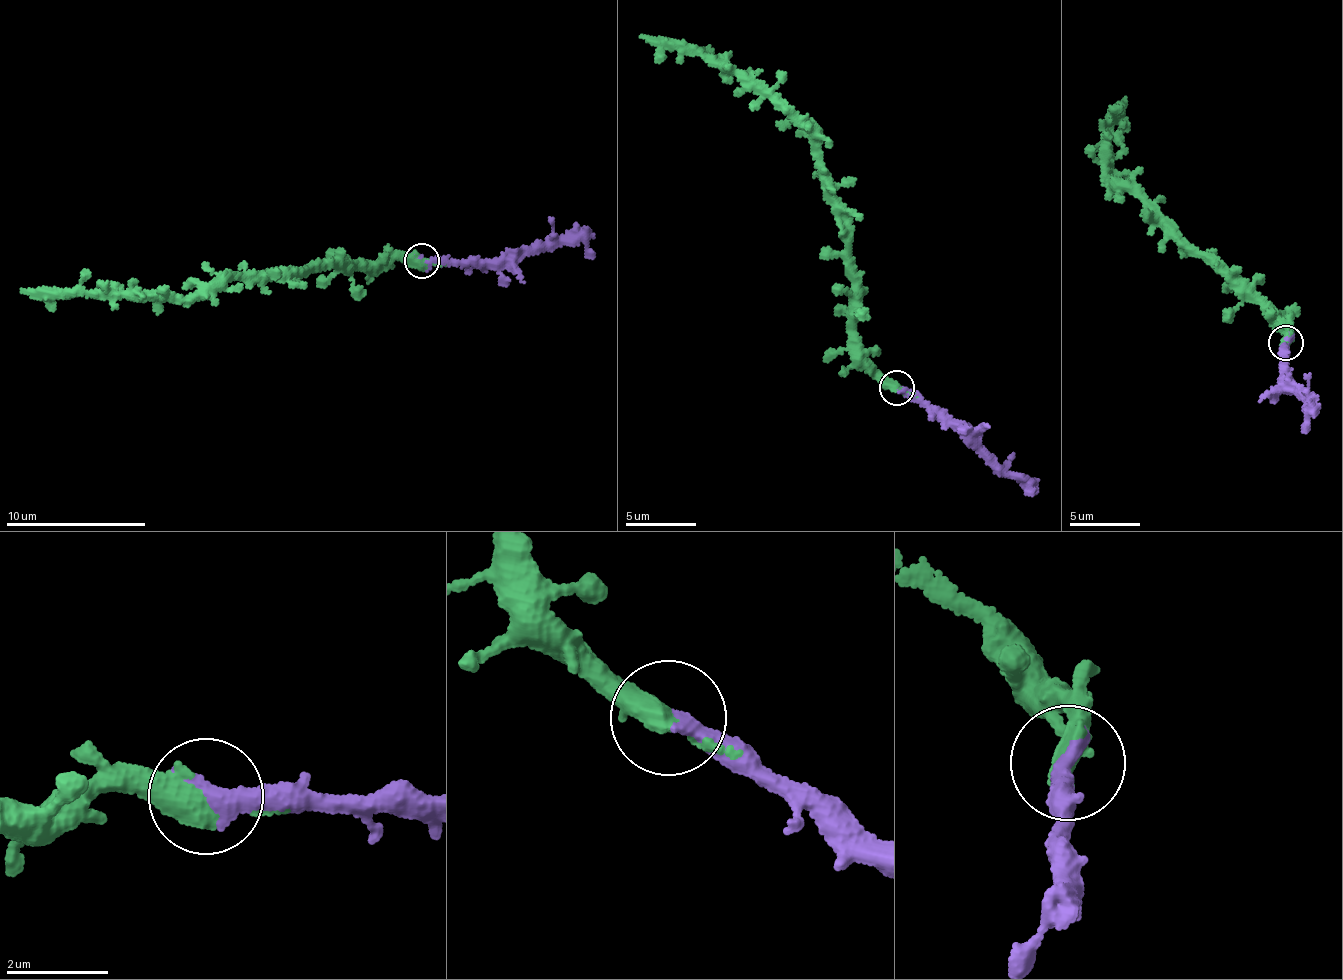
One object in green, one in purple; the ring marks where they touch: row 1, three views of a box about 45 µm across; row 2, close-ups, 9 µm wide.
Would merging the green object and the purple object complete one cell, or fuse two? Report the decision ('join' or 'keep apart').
join

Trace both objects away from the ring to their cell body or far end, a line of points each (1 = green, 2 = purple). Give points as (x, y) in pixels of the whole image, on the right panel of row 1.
1: (1285, 341), (1260, 301), (1151, 221), (1106, 167), (1125, 101)
2: (1285, 341), (1281, 372), (1306, 404), (1302, 431)

